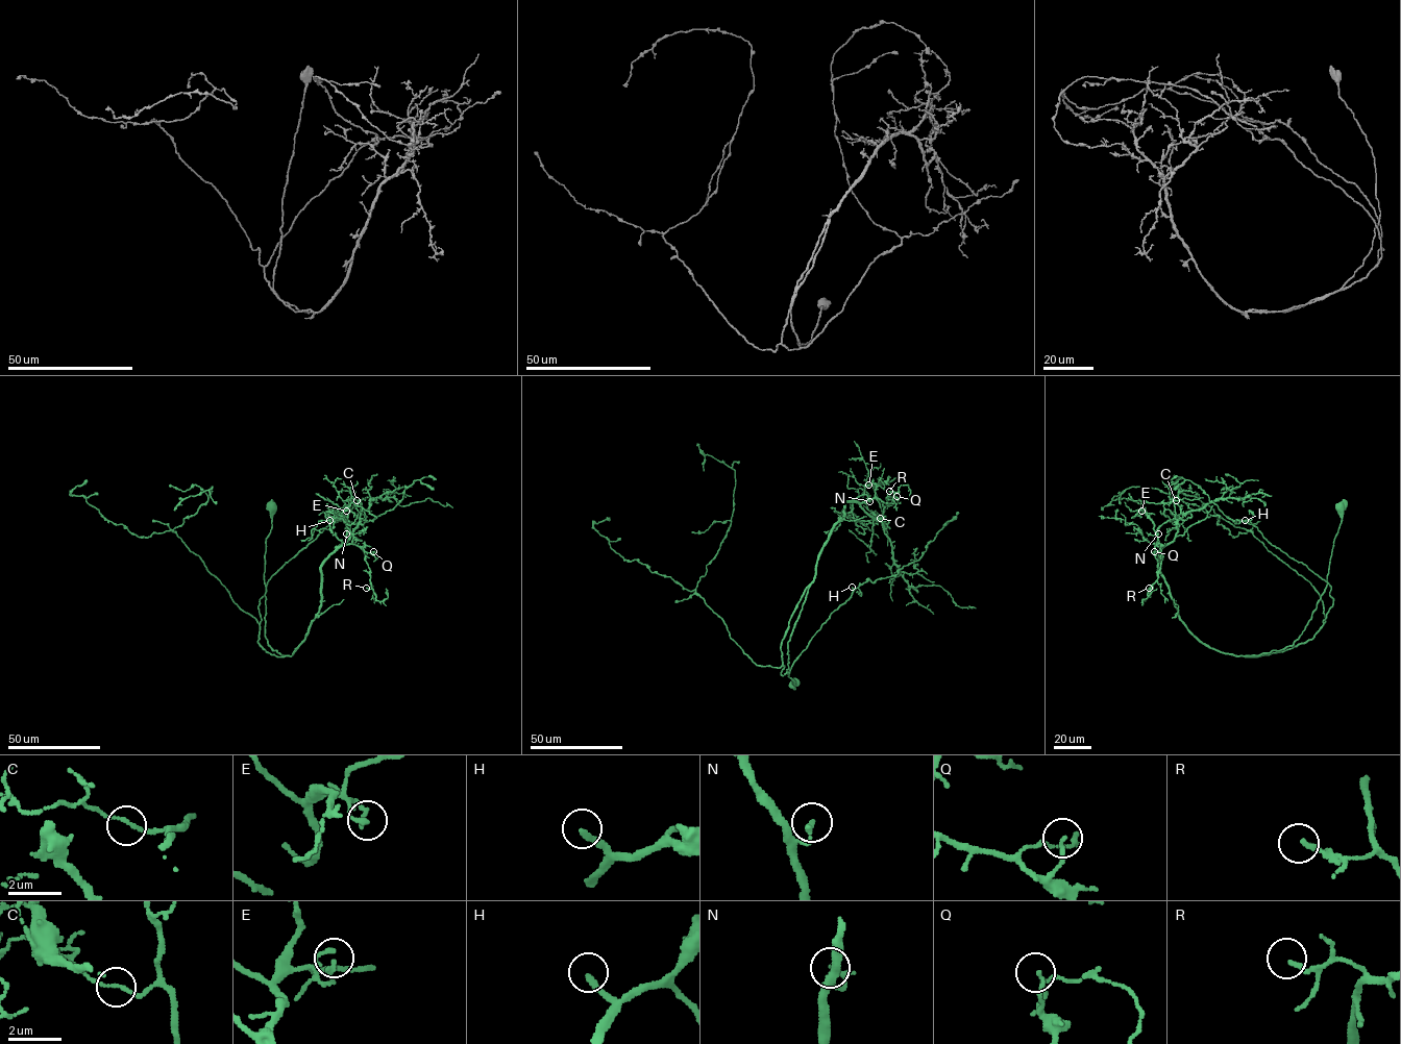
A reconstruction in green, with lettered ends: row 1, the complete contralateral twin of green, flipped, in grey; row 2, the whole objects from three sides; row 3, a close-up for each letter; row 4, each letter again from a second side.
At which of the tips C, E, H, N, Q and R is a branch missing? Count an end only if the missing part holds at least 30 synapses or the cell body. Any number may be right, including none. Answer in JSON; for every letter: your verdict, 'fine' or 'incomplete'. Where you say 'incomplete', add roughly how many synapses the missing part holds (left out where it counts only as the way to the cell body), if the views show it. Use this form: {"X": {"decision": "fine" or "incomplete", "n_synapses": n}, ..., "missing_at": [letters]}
{"C": {"decision": "fine"}, "E": {"decision": "fine"}, "H": {"decision": "incomplete", "n_synapses": 130}, "N": {"decision": "fine"}, "Q": {"decision": "fine"}, "R": {"decision": "fine"}, "missing_at": ["H"]}

